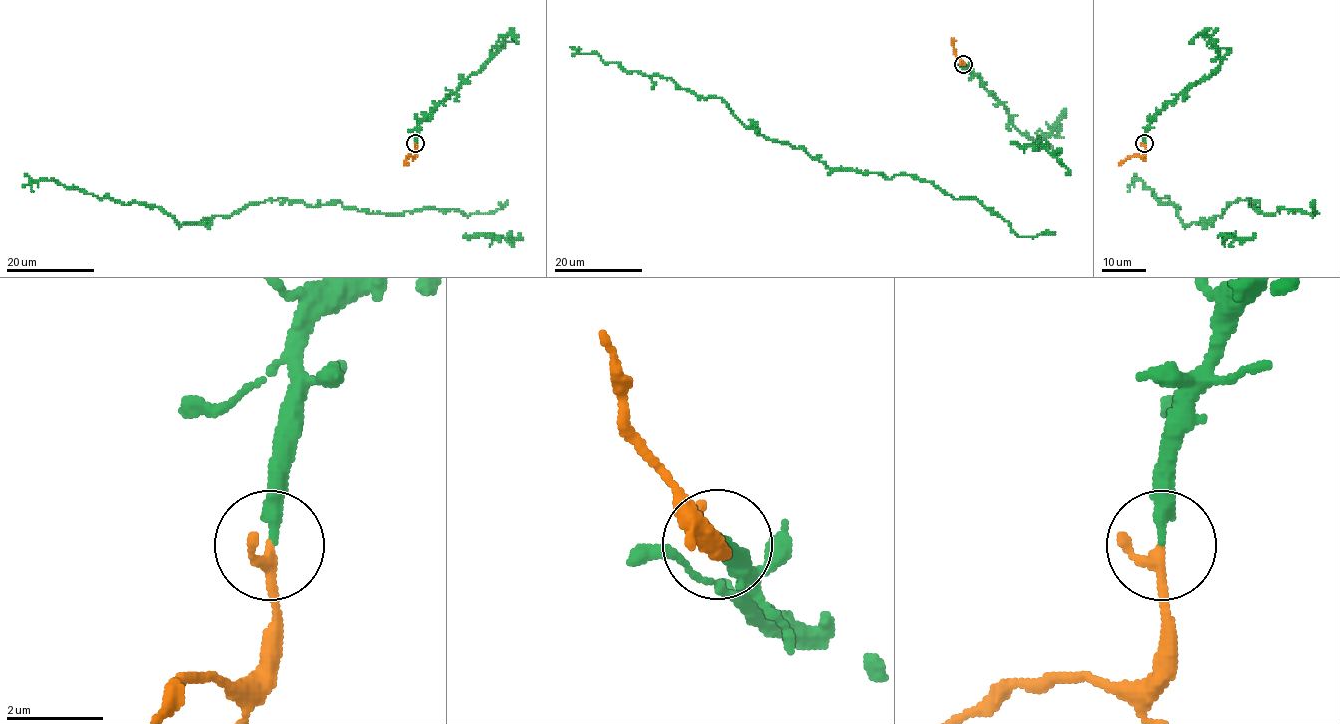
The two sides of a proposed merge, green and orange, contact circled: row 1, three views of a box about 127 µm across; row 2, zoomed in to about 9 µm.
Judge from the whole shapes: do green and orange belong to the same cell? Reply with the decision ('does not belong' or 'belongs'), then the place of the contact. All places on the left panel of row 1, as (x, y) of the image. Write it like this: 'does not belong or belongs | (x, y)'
belongs | (415, 143)

